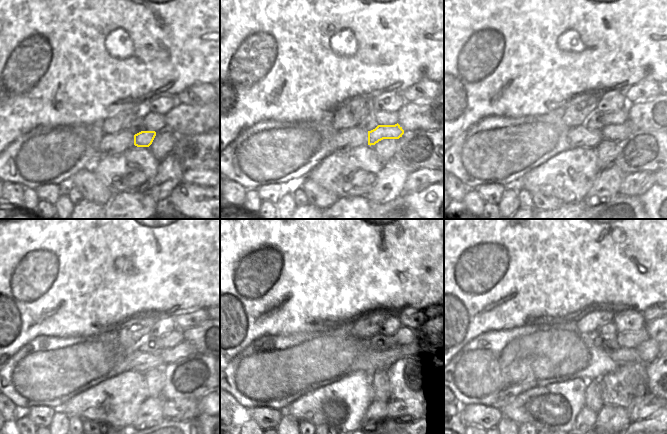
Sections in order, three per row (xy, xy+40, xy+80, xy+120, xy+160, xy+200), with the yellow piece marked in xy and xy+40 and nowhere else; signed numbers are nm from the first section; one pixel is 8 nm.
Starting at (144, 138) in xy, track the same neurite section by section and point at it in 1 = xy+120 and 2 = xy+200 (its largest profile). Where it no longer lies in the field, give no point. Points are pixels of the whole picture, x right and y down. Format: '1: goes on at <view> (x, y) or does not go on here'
1: goes on at xy+120 (183, 349)
2: goes on at xy+200 (647, 351)

